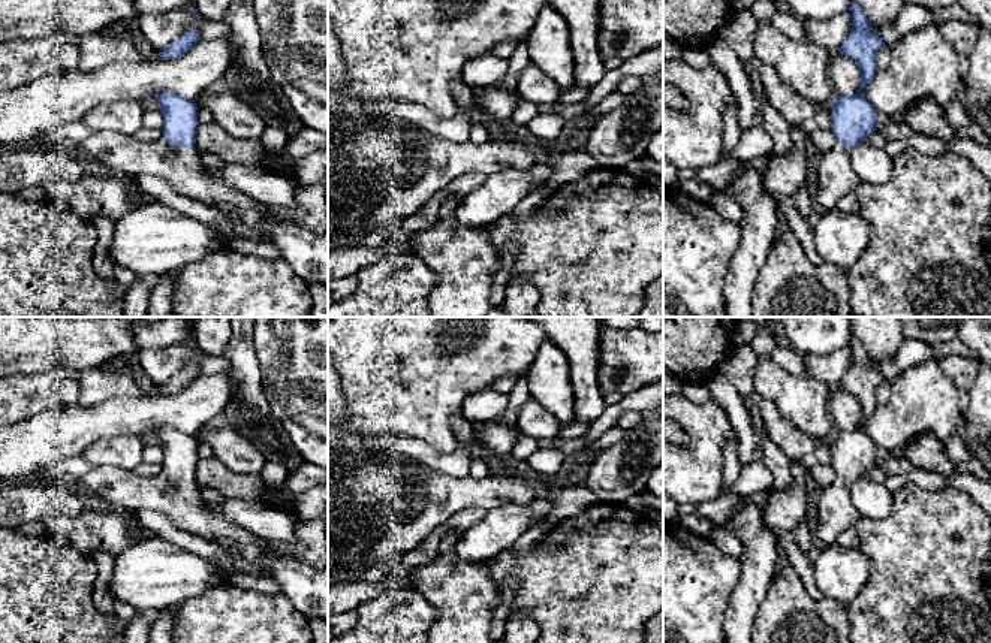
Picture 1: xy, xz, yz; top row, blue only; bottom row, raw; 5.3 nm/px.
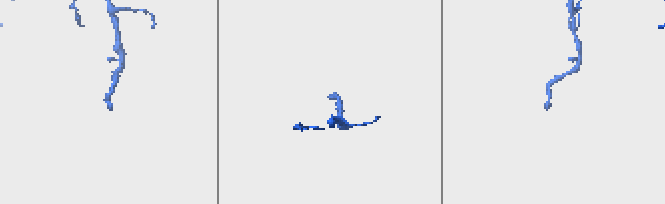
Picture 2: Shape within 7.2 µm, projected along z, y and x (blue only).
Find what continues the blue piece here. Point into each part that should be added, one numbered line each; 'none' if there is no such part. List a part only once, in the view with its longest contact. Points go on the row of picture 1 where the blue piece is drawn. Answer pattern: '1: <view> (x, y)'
1: xy (306, 251)

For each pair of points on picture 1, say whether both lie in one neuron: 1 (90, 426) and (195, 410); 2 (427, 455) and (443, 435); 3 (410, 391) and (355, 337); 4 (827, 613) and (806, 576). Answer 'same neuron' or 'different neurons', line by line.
1: same neuron
2: different neurons
3: same neuron
4: different neurons

